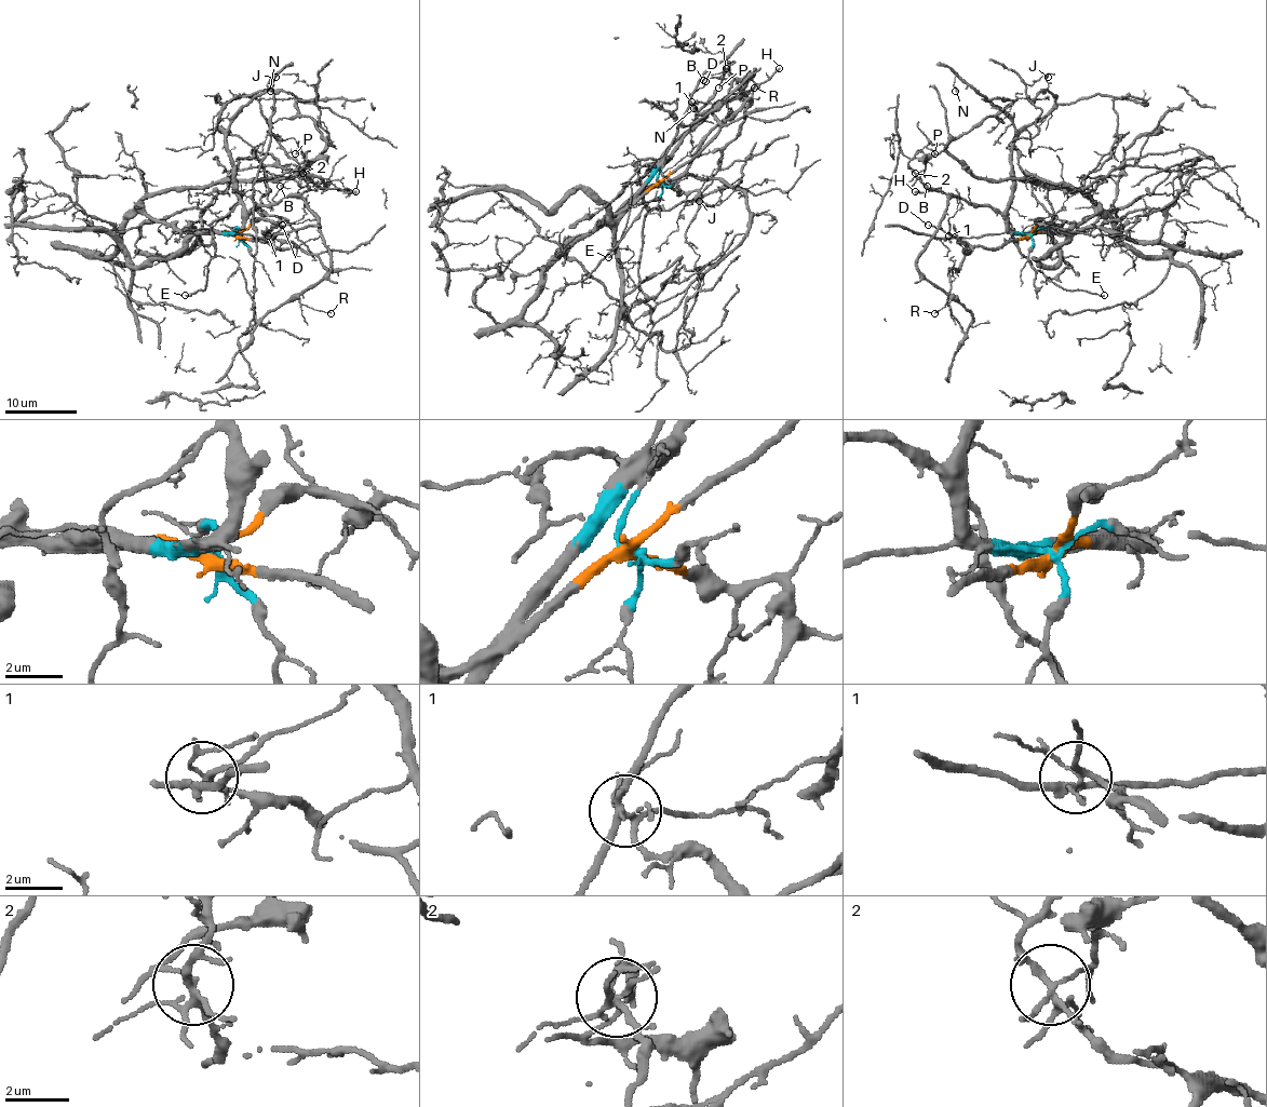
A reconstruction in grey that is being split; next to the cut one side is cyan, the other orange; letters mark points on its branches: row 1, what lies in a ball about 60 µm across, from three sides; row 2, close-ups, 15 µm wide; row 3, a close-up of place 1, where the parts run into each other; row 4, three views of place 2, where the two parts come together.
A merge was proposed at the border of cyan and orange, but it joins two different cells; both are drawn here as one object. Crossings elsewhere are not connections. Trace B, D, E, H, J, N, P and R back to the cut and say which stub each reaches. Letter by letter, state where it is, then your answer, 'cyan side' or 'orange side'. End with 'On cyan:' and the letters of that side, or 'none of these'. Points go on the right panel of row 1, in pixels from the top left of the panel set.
B: (927, 186) | cyan side
D: (928, 225) | orange side
E: (1104, 295) | cyan side
H: (915, 191) | cyan side
J: (1048, 77) | cyan side
N: (955, 91) | cyan side
P: (934, 153) | cyan side
R: (934, 313) | cyan side
On cyan: B, E, H, J, N, P, R

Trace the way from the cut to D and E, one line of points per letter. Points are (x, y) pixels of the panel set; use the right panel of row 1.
D: (1030, 233), (1010, 239), (996, 248), (969, 246), (929, 225)
E: (1030, 233), (1015, 233), (1008, 227), (1008, 203), (1005, 219), (1018, 250), (1032, 265), (1066, 289), (1104, 295)

